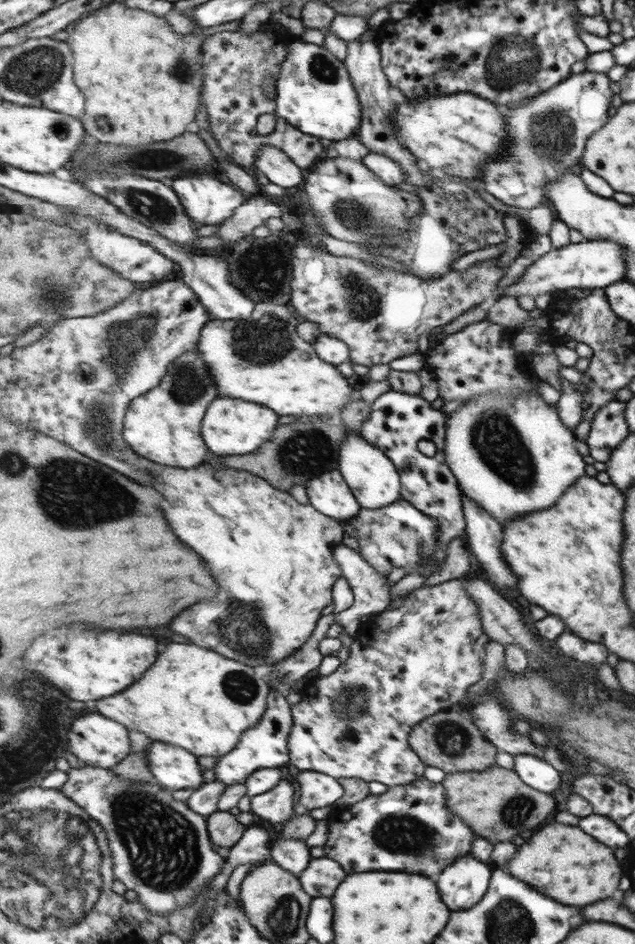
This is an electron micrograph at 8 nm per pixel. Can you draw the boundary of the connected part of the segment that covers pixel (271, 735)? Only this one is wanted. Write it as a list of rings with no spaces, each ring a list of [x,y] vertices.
[[[272,690],[268,696],[268,711],[265,712],[264,719],[244,733],[235,750],[218,759],[213,768],[215,780],[233,786],[247,783],[249,776],[265,768],[285,769],[290,763],[288,741],[293,725],[292,706],[287,702],[285,694]]]

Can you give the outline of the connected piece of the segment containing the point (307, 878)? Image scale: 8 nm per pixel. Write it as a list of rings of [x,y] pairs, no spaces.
[[[323,856],[312,858],[309,866],[298,877],[307,894],[319,898],[332,897],[347,875],[340,862]]]

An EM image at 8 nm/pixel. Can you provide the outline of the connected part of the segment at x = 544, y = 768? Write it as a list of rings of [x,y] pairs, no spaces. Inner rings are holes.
[[[521,754],[515,758],[517,774],[533,788],[553,794],[561,786],[561,772],[555,770],[547,760],[541,760],[531,754]]]

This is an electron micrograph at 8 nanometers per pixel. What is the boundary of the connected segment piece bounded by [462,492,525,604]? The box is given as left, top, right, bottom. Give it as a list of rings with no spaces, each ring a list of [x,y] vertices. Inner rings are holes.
[[[462,492],[462,495],[467,519],[465,531],[469,540],[469,551],[475,555],[478,565],[482,569],[482,573],[496,587],[499,593],[509,601],[514,603],[518,603],[519,601],[525,604],[522,592],[520,591],[519,577],[513,574],[509,563],[503,560],[503,552],[499,548],[503,544],[503,536],[505,536],[503,534],[503,526],[497,520],[493,520],[493,516],[489,516],[488,511],[477,504],[476,501],[473,501],[471,496],[468,496],[464,492]]]

